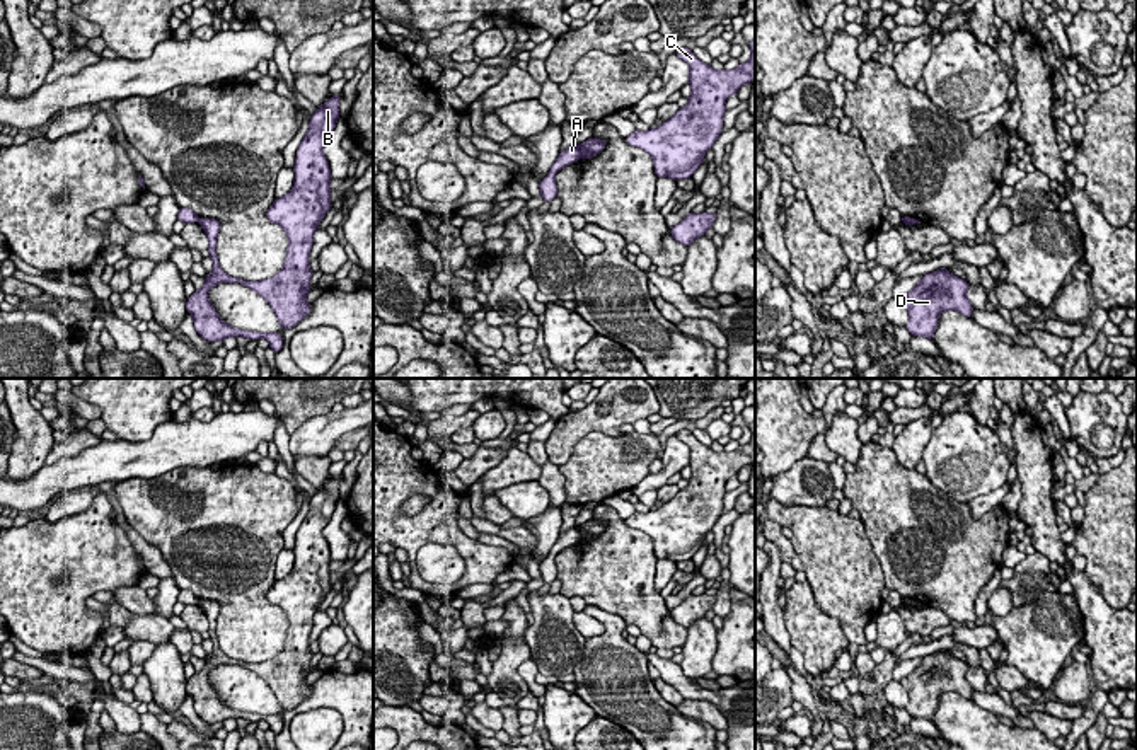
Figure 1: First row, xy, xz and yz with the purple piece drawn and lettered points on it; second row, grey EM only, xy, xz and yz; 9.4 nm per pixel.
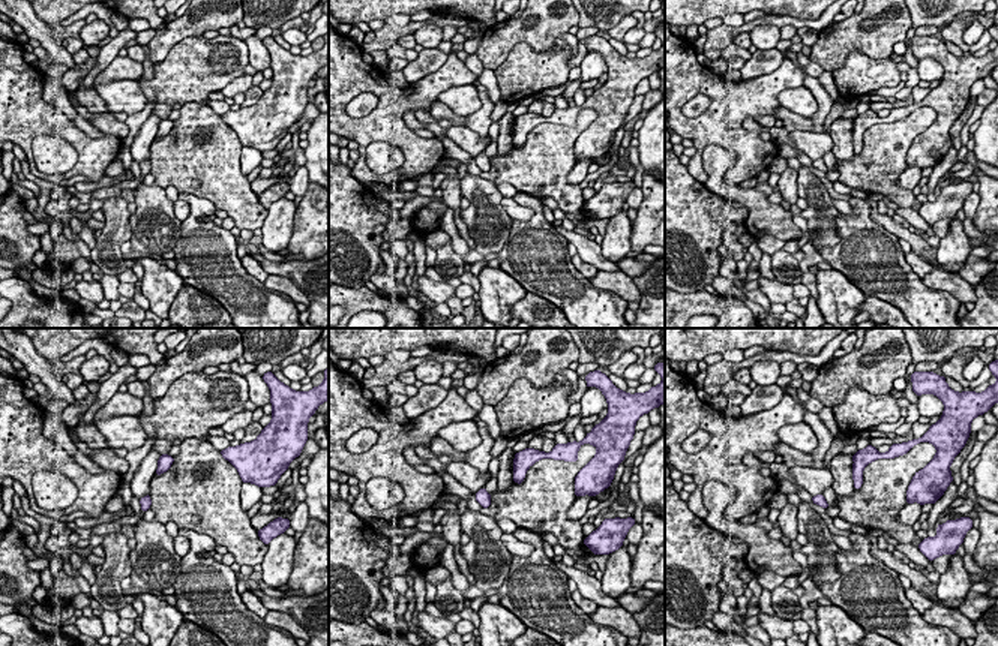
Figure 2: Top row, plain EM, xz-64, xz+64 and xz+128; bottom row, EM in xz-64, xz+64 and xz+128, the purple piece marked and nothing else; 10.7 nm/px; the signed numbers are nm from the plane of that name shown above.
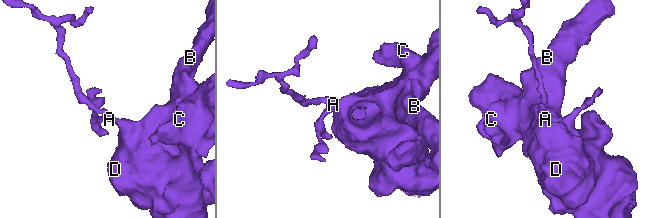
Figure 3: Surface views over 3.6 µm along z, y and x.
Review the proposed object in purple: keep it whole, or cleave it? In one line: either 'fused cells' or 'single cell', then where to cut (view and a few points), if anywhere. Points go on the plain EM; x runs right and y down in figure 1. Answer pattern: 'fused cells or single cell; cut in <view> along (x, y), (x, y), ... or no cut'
fused cells; cut in xz along (580, 527), (582, 537)

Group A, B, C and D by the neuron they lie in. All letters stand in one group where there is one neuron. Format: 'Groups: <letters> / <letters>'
Groups: A / B C D

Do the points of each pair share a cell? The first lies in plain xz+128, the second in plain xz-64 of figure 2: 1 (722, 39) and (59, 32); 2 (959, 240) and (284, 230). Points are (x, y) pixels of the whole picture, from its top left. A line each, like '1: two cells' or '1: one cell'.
1: one cell
2: one cell

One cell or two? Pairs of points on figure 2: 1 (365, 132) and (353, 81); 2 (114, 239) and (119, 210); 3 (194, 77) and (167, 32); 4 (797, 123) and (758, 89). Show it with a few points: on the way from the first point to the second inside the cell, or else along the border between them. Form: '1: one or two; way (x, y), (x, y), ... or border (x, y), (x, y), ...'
1: one; way (381, 116), (383, 96), (369, 83)
2: one; way (116, 231), (117, 218)
3: two; border (203, 36), (182, 38), (162, 60), (153, 65)
4: two; border (779, 105), (772, 114)

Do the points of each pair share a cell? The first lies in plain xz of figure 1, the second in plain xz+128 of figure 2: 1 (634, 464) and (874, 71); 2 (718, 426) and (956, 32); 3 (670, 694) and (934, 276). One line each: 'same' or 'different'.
1: same
2: different
3: different

